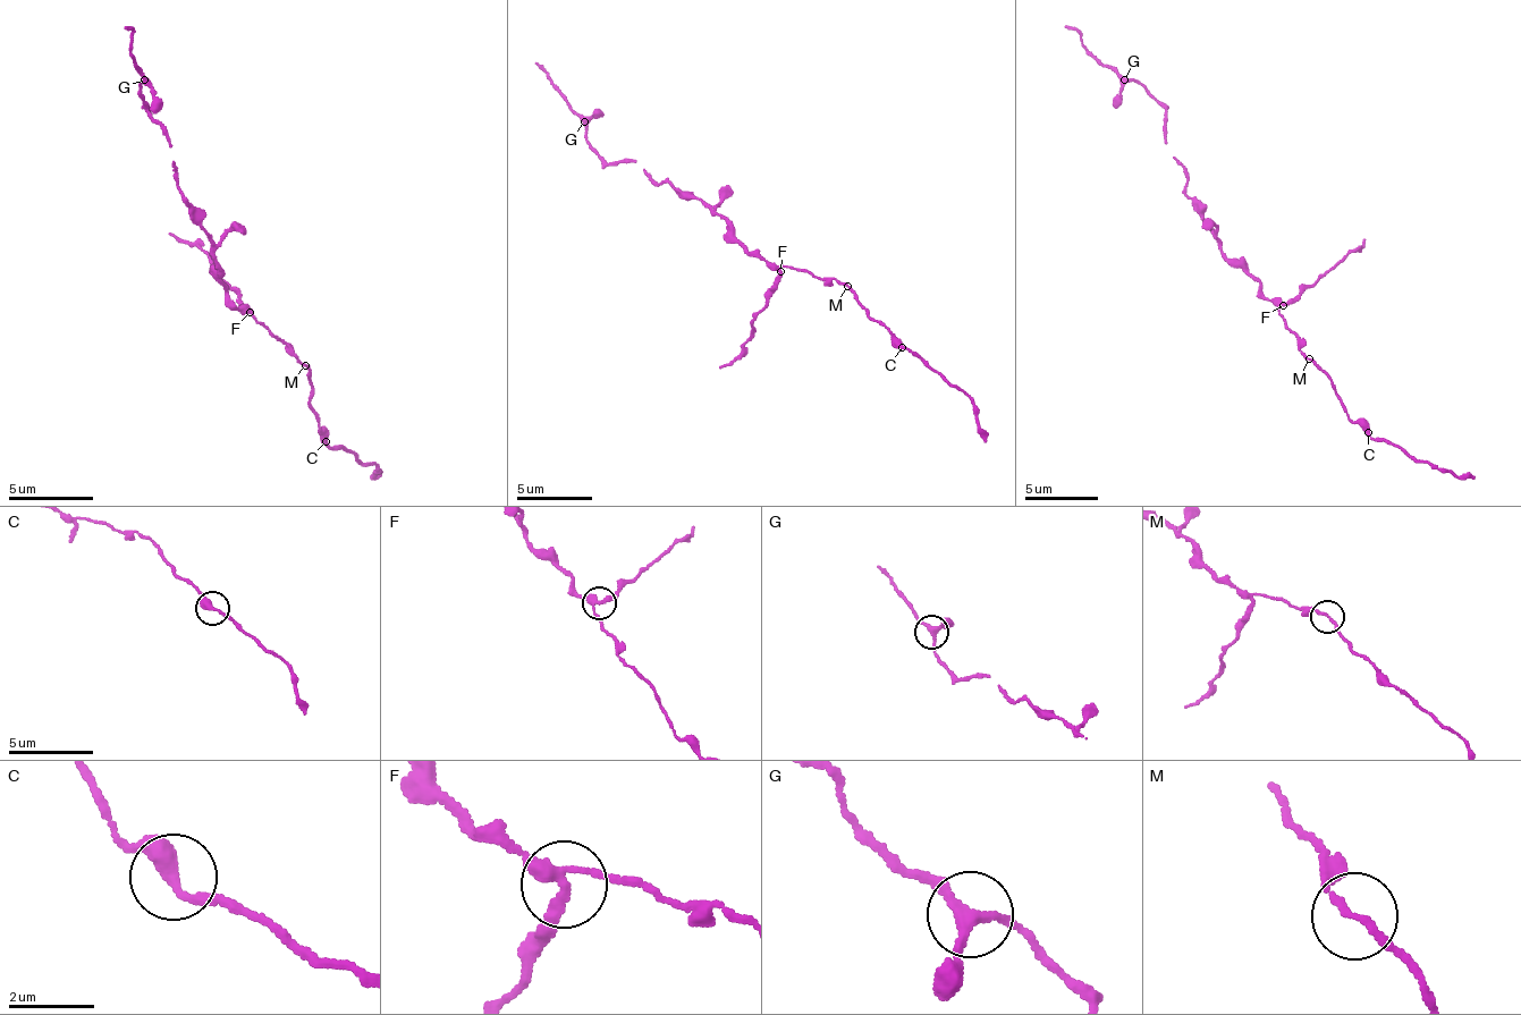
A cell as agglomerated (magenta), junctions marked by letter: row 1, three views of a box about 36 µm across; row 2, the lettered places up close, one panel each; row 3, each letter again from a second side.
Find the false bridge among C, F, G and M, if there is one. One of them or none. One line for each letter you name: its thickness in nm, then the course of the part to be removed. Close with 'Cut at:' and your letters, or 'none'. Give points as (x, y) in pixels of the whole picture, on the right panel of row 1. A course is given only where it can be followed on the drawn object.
F: Thickness 280 nm. Course of the part to remove: (1284, 305), (1298, 302), (1366, 240)
Cut at: F

